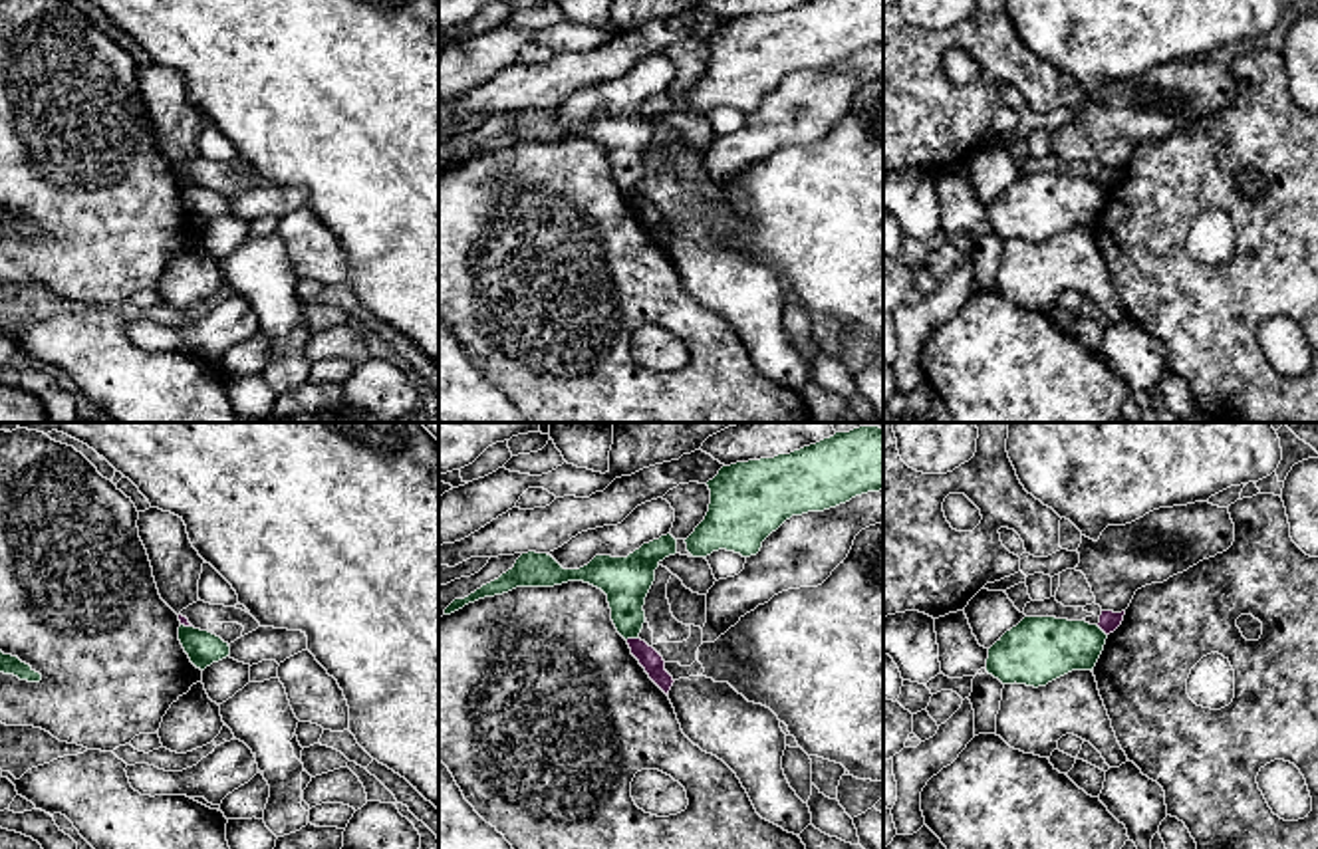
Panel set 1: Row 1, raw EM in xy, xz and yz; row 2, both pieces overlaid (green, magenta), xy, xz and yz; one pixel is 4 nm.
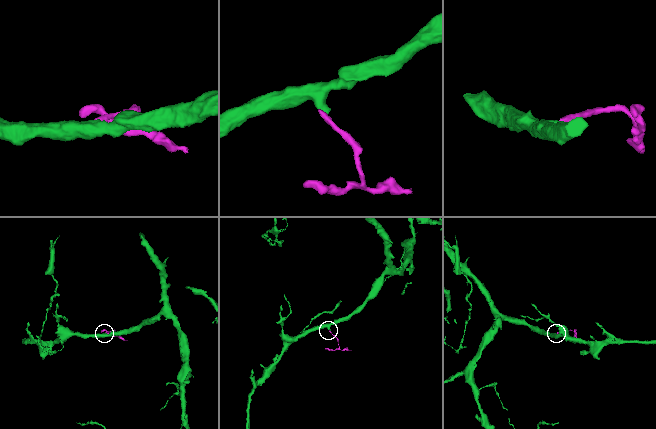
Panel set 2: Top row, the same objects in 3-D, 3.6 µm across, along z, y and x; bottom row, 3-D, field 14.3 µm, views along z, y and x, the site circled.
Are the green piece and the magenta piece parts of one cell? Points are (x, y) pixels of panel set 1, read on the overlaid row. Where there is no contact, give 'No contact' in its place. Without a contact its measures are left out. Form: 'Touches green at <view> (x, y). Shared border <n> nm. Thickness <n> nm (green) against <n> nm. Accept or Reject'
Touches green at xz (632, 637). Shared border 60 nm. Thickness 200 nm (green) against 90 nm. Reject

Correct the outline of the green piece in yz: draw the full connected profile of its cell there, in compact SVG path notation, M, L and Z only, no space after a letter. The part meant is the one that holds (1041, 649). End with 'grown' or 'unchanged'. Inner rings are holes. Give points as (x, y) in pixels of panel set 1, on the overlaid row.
M1024 617L988 649L987 672L1002 684L1046 686L1072 670L1094 670L1106 639L1086 621Z; unchanged

